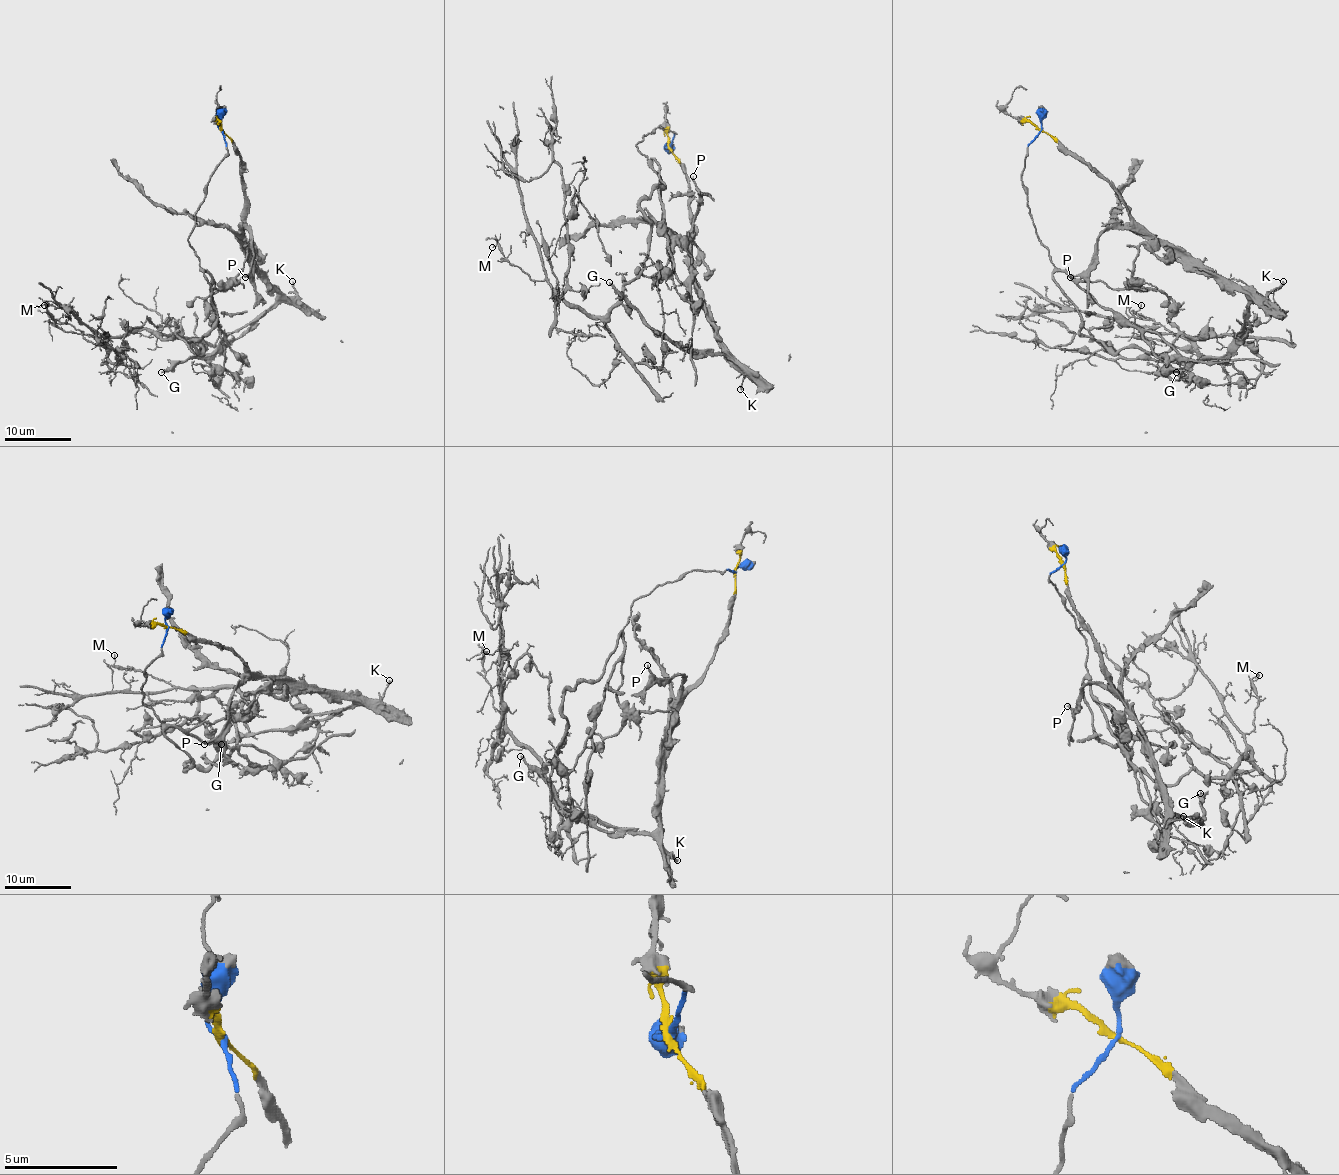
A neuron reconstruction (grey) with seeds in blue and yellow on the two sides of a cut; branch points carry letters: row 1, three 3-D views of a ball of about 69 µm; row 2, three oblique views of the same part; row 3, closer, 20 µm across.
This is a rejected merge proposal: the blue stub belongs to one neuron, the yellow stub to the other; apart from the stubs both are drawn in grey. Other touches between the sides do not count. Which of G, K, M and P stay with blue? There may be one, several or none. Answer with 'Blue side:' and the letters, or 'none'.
Blue side: M

